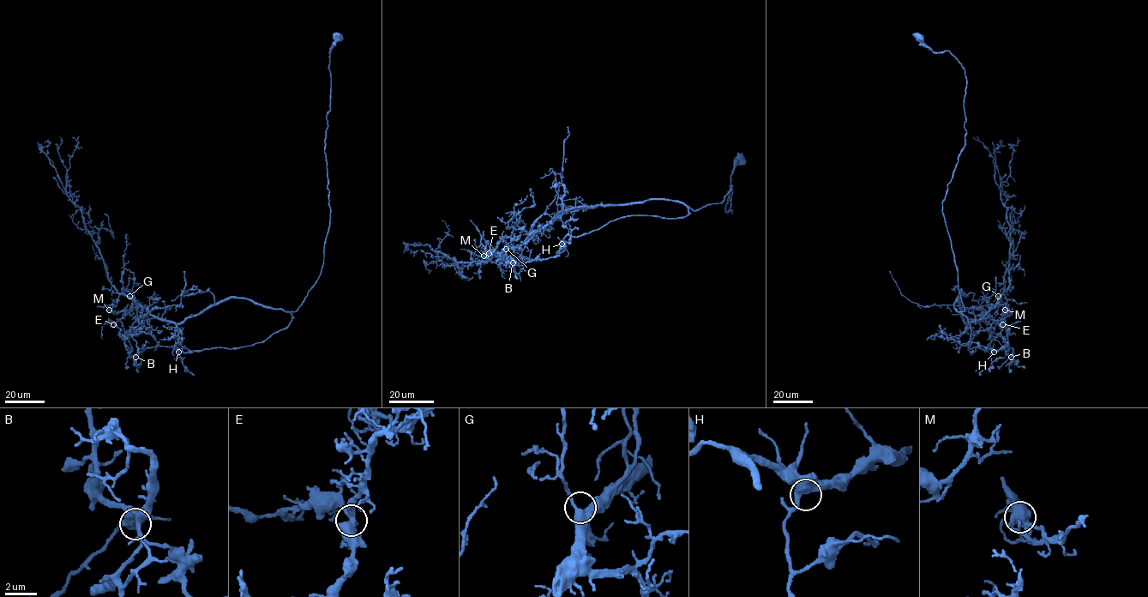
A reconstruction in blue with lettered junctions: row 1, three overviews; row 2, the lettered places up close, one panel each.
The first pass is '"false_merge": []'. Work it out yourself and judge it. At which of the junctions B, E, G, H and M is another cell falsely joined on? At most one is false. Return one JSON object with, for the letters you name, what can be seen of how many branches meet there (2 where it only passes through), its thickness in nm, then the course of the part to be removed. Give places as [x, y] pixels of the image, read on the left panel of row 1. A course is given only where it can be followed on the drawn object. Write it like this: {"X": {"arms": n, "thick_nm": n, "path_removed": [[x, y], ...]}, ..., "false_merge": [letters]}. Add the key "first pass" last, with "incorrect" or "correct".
{"false_merge": [], "first pass": "correct"}

